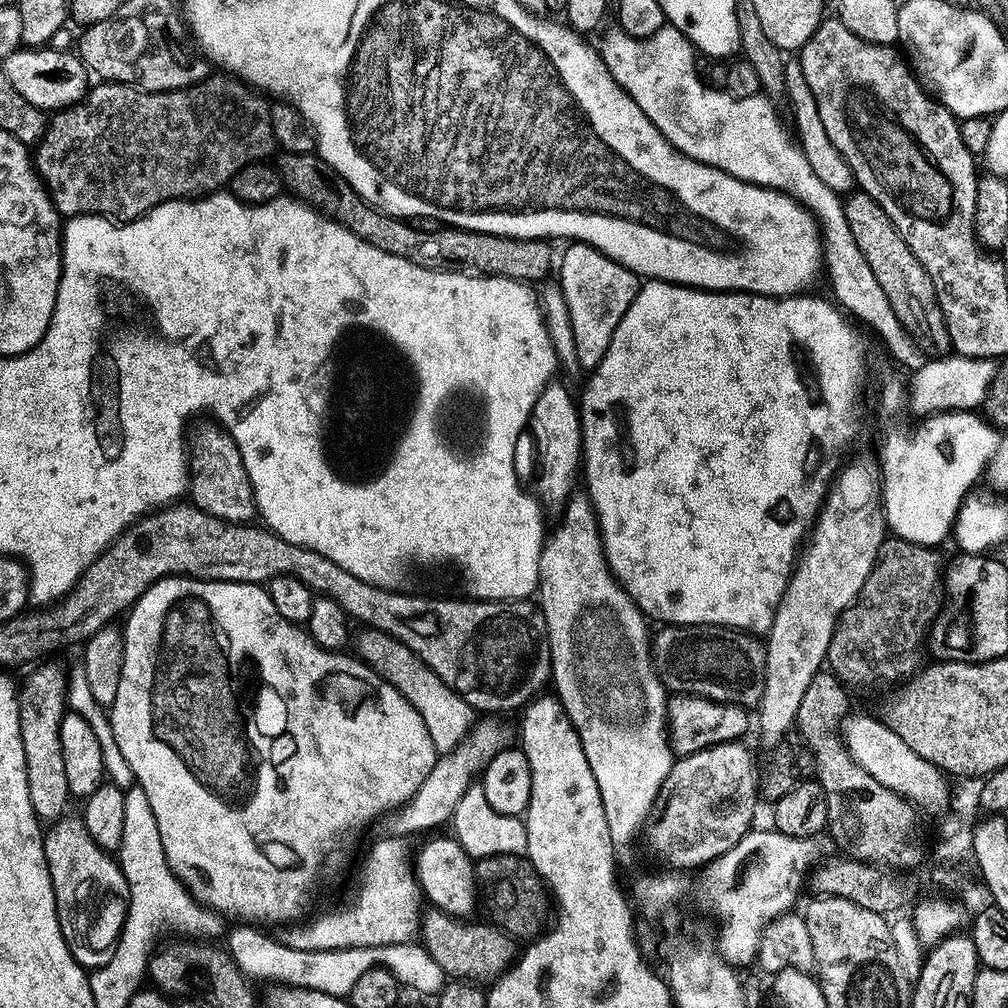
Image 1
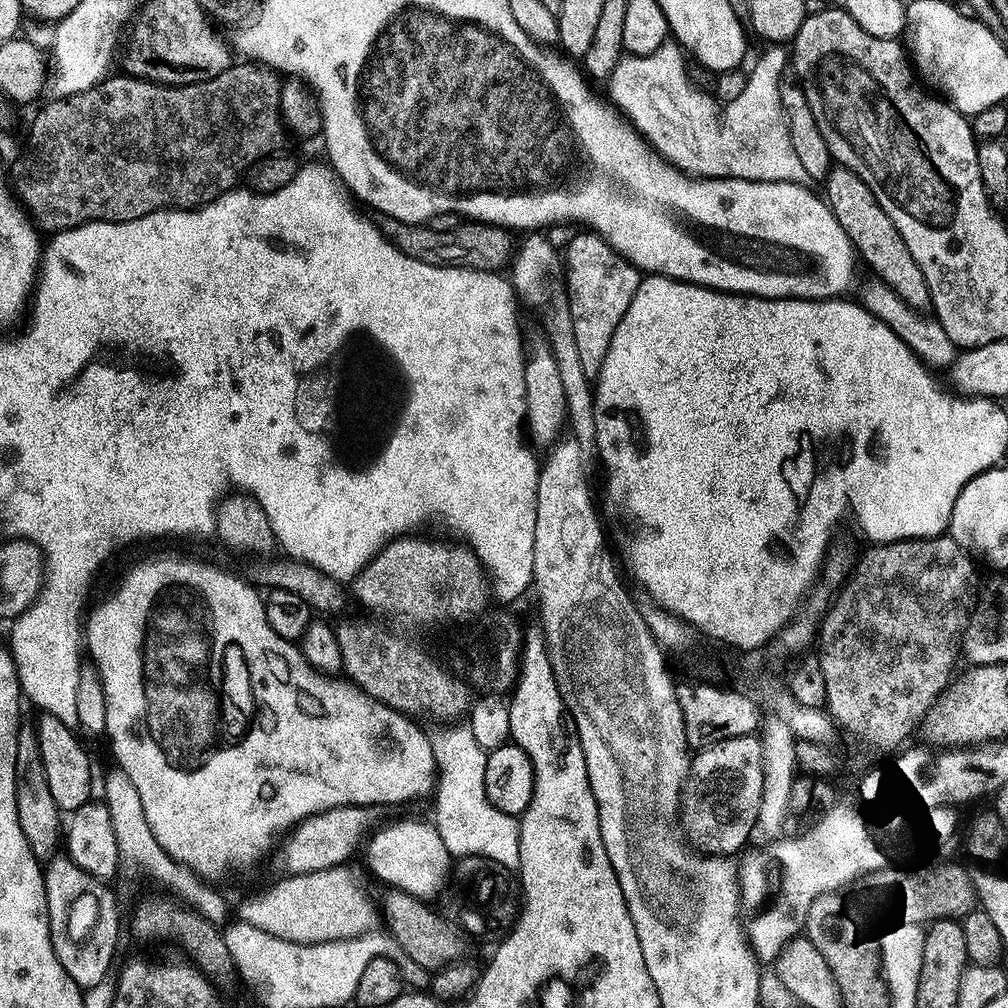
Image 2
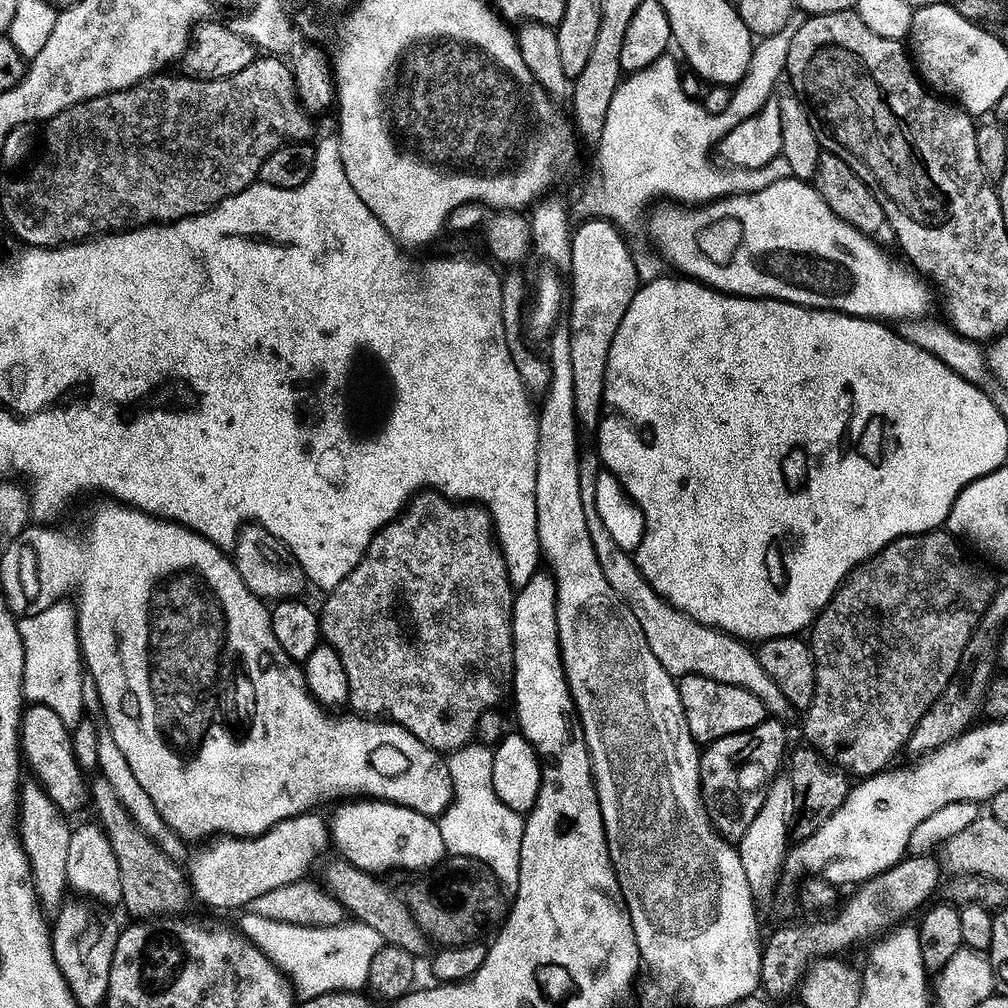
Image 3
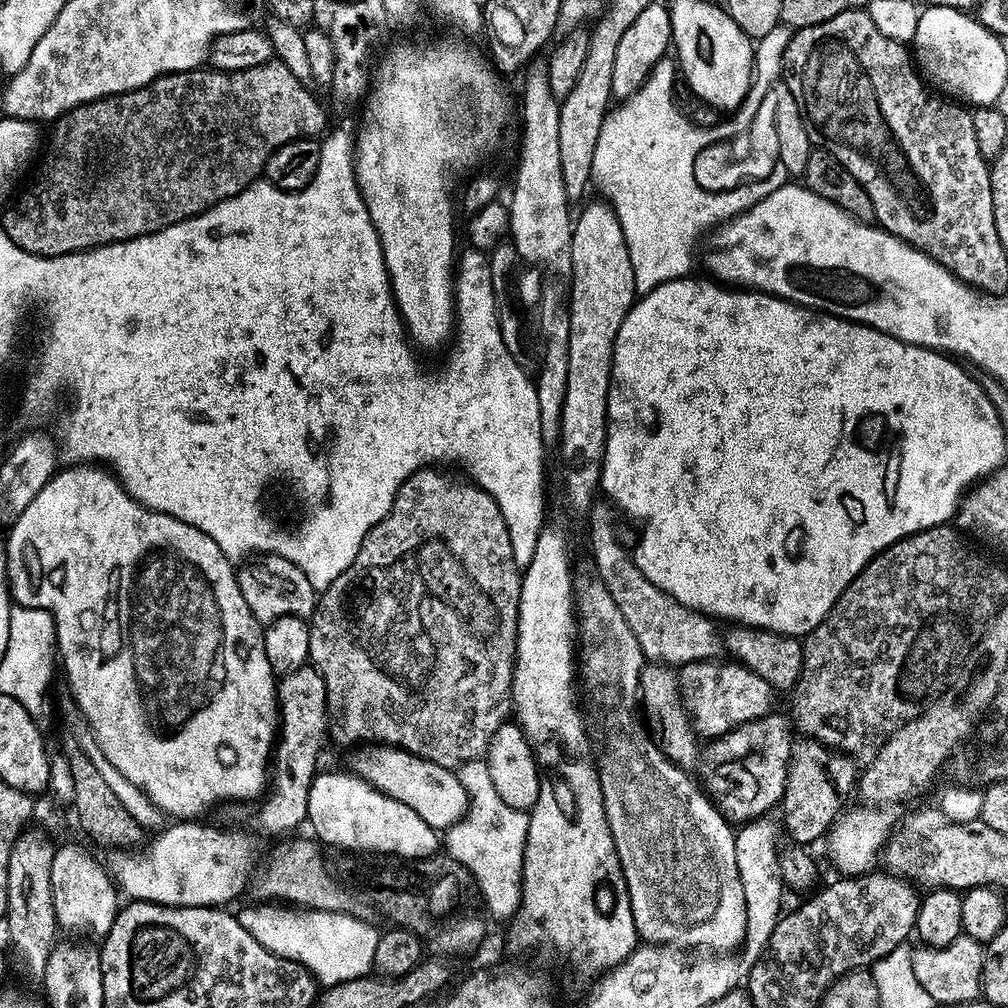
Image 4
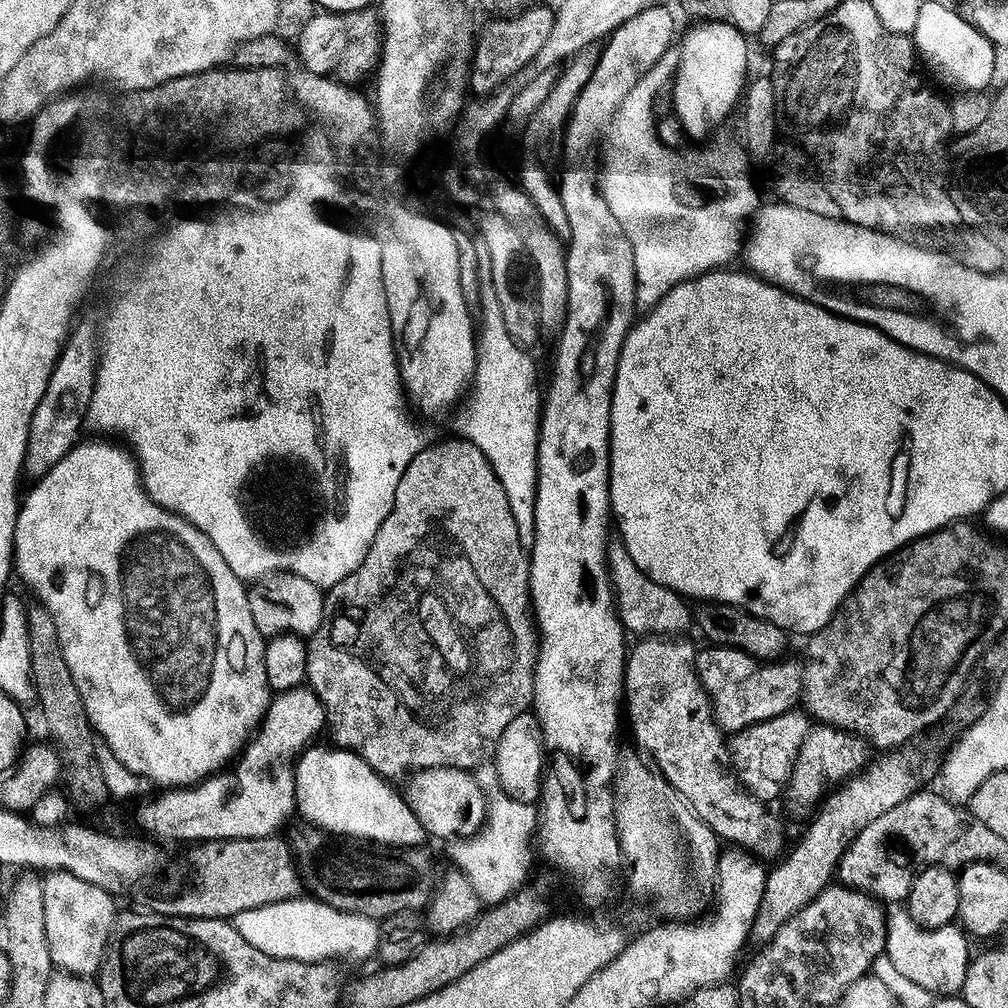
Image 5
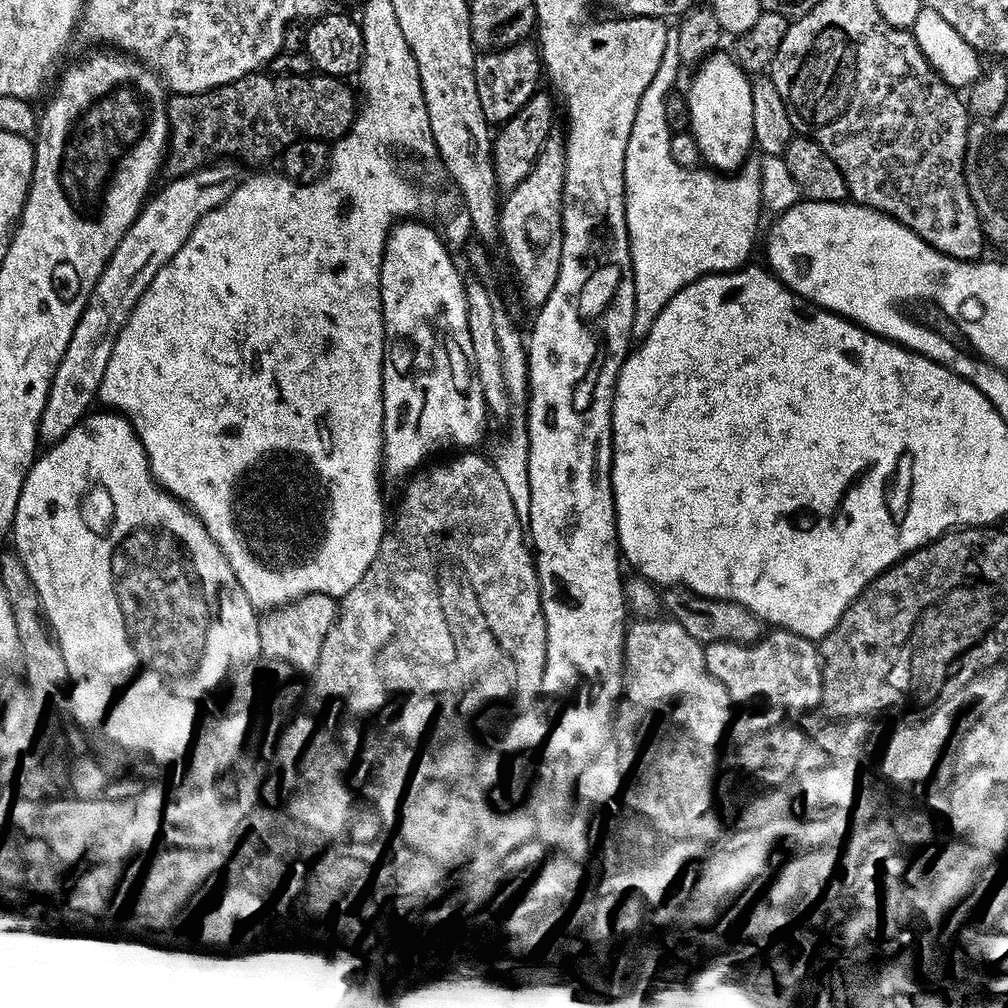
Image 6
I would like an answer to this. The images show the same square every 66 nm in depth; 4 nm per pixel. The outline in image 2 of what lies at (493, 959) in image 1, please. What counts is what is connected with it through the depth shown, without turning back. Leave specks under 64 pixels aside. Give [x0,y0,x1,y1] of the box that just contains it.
[382,890,469,970]

